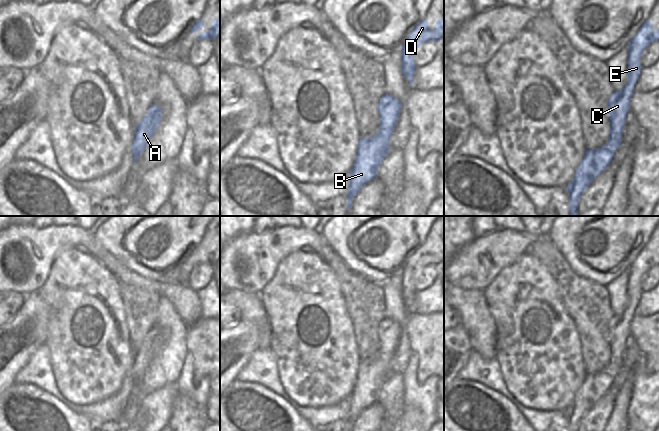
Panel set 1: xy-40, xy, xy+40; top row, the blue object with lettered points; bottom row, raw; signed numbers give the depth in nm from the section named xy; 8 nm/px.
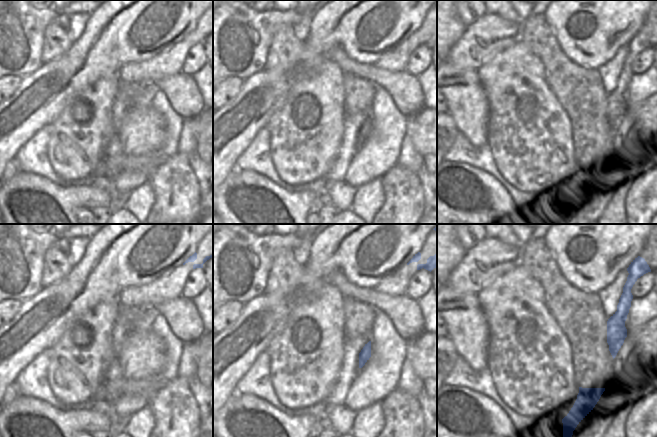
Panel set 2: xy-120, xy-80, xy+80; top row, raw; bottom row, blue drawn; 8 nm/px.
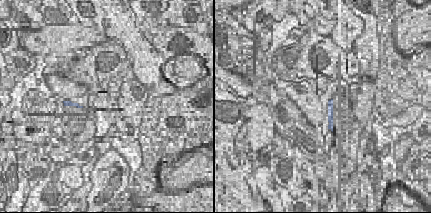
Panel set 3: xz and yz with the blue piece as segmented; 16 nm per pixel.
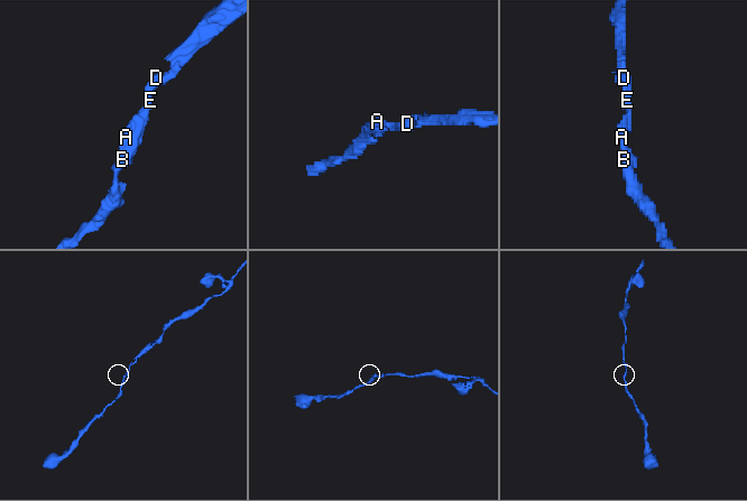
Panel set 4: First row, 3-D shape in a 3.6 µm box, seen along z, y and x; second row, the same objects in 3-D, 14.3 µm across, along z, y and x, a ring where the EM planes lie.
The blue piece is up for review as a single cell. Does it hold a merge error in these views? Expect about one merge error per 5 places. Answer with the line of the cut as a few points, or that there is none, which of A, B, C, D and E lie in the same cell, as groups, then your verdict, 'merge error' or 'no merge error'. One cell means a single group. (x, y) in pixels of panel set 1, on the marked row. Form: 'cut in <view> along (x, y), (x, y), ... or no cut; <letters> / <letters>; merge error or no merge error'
no cut; A B C D E; no merge error

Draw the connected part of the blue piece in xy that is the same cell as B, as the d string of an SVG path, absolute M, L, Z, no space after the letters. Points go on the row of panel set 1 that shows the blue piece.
M385 94L378 103L380 128L371 138L360 138L356 159L350 173L348 211L352 199L373 179L376 178L382 161L390 151L390 137L396 127L402 103L397 98Z

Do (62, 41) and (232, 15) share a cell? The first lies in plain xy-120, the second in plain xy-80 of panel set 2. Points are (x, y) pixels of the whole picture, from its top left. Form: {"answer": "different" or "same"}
{"answer": "different"}

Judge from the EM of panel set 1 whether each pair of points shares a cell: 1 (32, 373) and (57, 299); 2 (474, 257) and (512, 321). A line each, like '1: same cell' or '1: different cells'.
1: different cells
2: different cells

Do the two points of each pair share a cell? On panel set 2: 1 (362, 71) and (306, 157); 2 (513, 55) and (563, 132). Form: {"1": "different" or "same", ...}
{"1": "different", "2": "same"}

